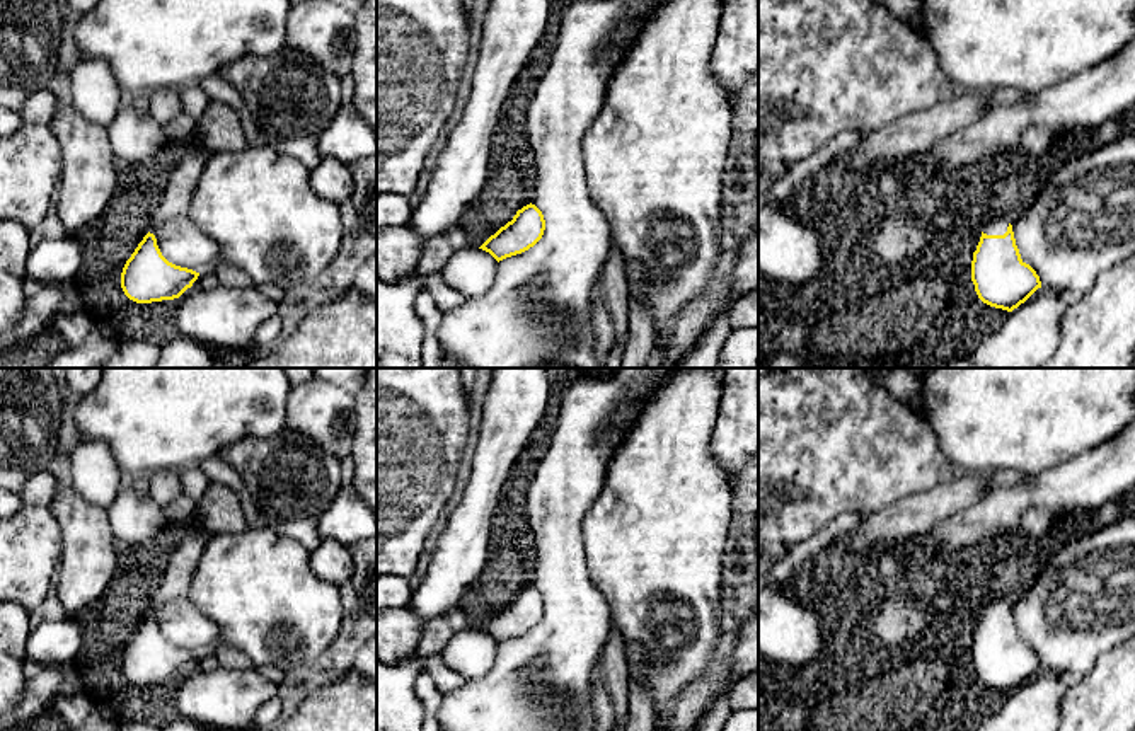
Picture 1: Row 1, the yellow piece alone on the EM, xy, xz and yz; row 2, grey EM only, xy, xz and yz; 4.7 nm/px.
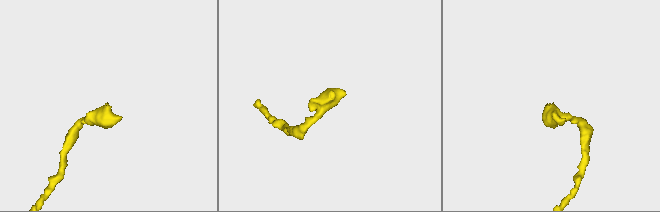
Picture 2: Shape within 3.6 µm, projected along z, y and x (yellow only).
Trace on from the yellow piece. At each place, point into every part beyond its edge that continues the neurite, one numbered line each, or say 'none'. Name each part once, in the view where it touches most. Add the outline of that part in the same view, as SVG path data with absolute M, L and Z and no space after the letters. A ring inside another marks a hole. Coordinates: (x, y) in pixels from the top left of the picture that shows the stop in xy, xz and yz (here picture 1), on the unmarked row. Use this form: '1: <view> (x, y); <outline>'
1: yz (996, 607); M992 596L985 603L983 615L987 615L987 617L1004 617L1007 613L1009 605L1011 603L1007 603L1005 600L1002 600L999 596Z

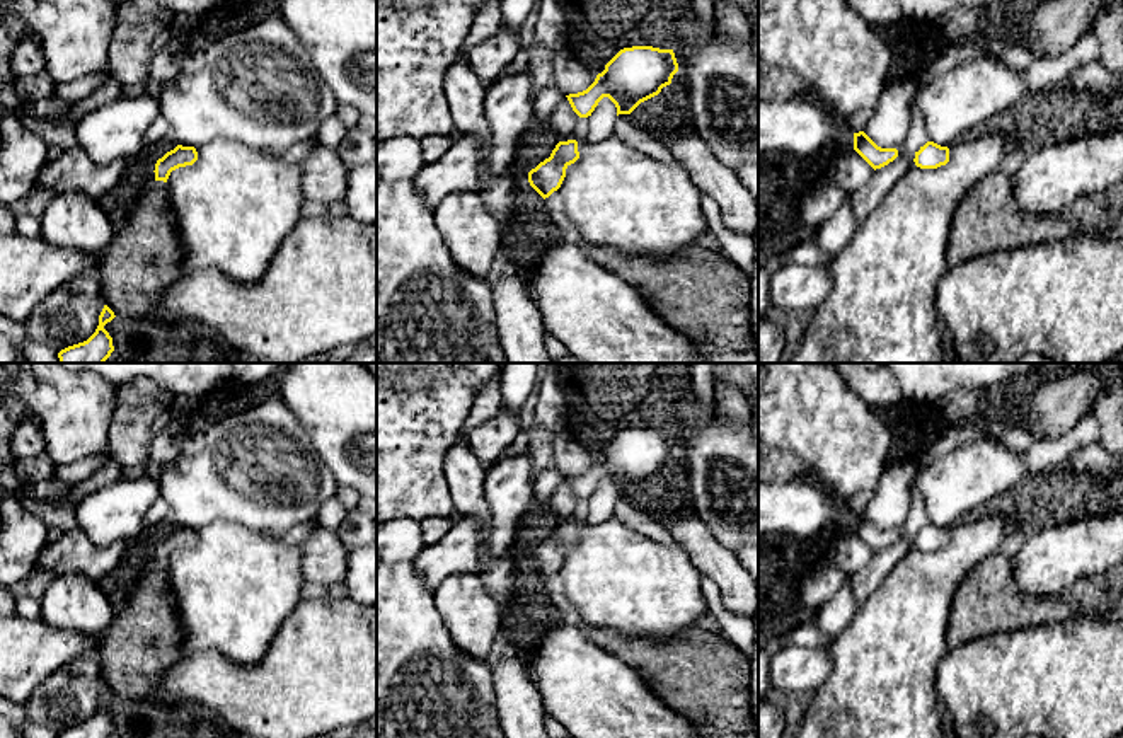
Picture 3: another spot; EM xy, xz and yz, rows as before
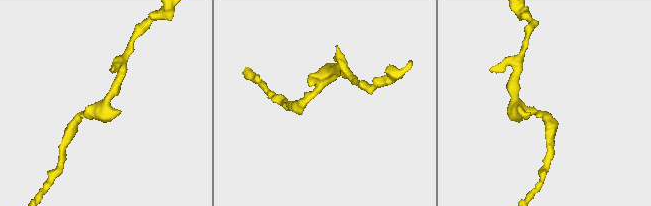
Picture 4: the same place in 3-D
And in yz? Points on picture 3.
none

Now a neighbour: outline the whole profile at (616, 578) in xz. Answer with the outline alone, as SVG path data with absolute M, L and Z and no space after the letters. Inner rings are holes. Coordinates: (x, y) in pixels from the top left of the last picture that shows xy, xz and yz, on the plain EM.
M615 516L598 525L586 518L576 523L579 540L567 547L557 573L564 585L562 603L573 607L581 622L629 637L666 641L709 620L702 576L680 544L654 542Z

